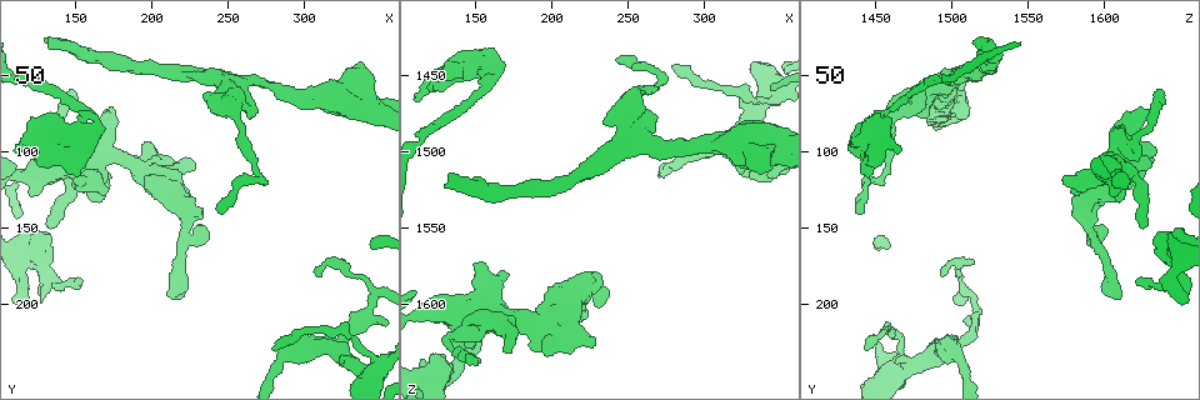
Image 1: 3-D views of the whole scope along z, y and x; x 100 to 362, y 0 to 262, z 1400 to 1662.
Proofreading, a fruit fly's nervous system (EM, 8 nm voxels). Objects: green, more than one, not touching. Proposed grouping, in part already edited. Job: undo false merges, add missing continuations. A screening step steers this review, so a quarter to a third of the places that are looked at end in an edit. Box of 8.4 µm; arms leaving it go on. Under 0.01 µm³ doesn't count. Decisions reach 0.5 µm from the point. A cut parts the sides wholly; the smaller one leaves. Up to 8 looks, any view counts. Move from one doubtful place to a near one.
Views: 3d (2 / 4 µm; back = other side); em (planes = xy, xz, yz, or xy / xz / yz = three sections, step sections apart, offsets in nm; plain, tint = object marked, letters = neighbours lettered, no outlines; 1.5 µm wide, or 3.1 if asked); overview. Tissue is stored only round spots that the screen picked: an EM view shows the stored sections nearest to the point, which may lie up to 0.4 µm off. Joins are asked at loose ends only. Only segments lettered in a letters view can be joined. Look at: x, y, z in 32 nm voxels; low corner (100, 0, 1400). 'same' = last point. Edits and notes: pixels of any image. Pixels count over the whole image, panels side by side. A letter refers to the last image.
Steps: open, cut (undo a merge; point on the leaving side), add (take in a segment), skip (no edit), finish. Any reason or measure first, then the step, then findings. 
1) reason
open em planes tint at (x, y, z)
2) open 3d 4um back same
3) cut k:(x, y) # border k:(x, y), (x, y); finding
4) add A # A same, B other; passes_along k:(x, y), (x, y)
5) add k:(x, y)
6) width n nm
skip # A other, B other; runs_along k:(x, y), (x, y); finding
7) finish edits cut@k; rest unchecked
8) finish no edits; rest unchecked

end of a long branch
open em yz step 8 letters at (130, 28, 1520)

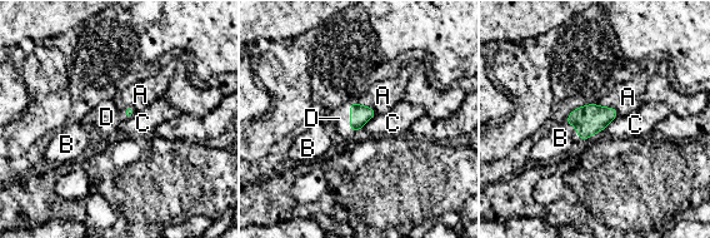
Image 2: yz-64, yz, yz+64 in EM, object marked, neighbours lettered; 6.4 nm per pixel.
longest_contact D 220 nm
add D # A other, B other, C other, D same; the cell continues

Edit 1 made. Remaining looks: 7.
an open end
open 3d 4um back at (124, 108, 1452)

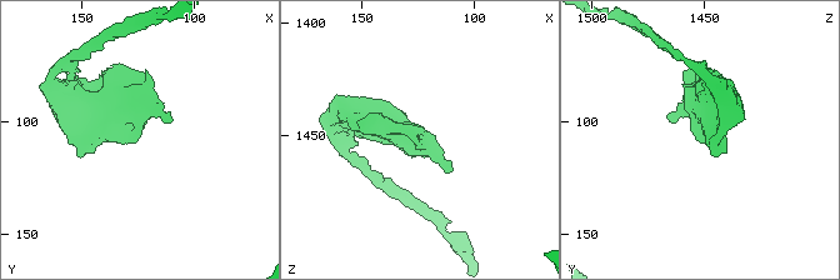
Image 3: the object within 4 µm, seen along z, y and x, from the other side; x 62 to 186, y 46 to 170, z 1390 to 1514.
shape alone is not enough
open em xy step 8 letters at (124, 109, 1453)

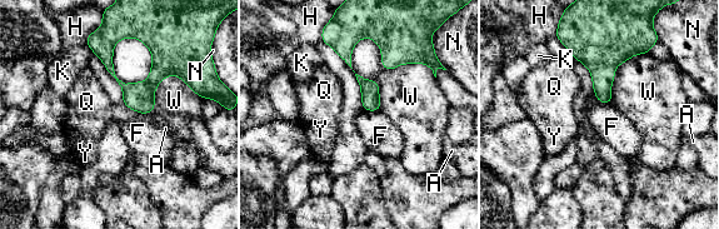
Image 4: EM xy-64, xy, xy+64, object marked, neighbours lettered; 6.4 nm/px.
cut it another way
open em planes letters same

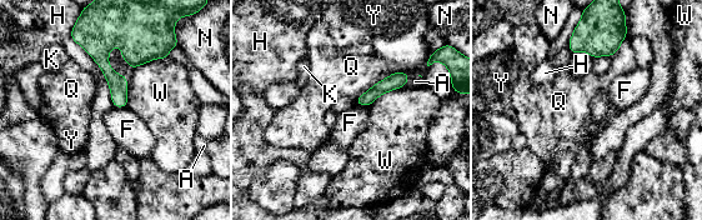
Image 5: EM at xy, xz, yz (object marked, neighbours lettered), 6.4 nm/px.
skip # A other, F other, H other, K other, N other, Q other, W other, Y other; none of them fits

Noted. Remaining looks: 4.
branch stops here
open 3d 2um back at (236, 66, 1476)

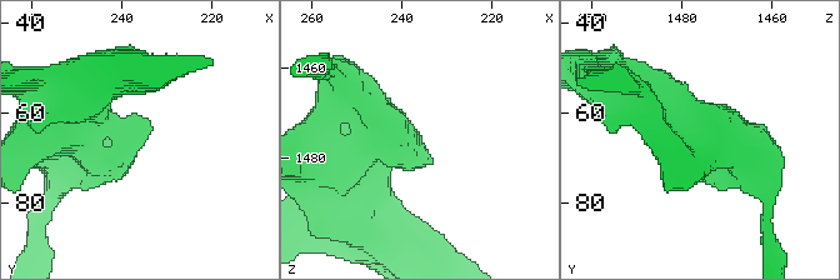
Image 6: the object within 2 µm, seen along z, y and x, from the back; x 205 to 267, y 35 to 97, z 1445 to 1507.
open em planes letters at (236, 66, 1476)

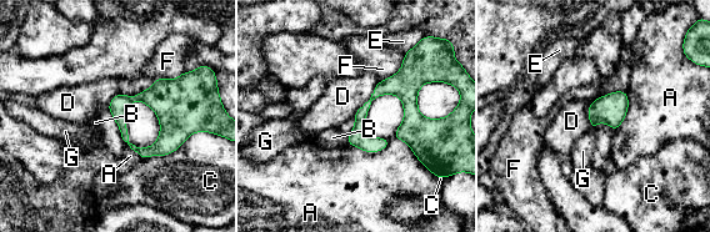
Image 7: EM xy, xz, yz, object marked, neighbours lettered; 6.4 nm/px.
width 120 nm
skip # A other, B other, C other, D other, E other, F other, G other; border 7:(380, 81), (371, 96), (353, 116); no lettered segment goes on from it

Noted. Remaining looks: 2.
finish edits add@2; rest unchecked

